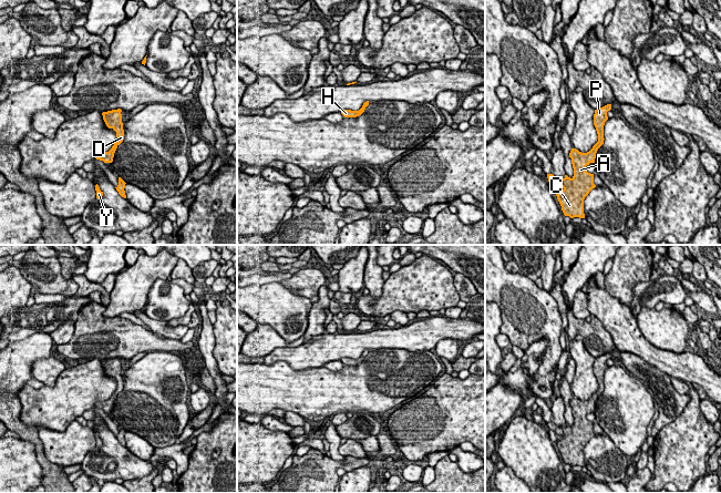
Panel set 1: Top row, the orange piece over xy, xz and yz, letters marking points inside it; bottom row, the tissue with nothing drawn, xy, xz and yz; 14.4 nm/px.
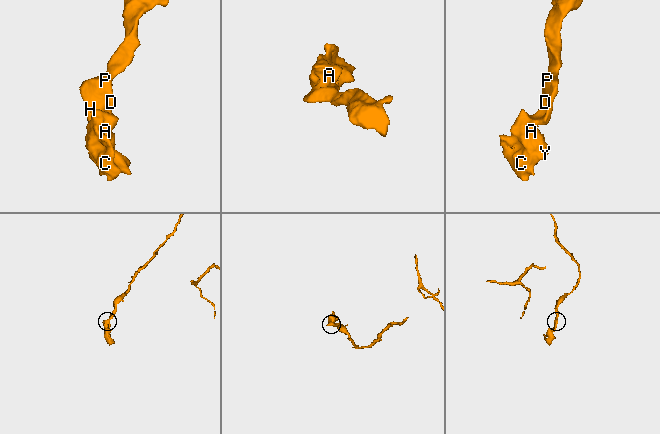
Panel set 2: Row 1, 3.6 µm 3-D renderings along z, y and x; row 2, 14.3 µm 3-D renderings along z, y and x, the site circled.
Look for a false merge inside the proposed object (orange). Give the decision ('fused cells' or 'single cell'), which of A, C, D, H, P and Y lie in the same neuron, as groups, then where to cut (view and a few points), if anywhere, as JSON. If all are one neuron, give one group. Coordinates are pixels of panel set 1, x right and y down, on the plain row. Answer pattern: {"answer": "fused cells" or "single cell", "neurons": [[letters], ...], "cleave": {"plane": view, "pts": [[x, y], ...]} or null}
{"answer": "single cell", "neurons": [["A", "C", "D", "H", "P", "Y"]], "cleave": null}

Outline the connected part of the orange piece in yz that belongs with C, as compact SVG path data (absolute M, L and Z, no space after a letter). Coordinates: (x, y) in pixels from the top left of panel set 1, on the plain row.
M607 352L595 358L594 373L598 382L598 390L587 401L581 401L576 397L571 397L569 405L574 417L574 424L570 427L565 423L564 427L557 427L553 422L547 422L548 430L554 431L564 438L556 442L565 464L570 466L585 466L584 448L589 440L596 435L594 432L594 422L586 419L586 414L595 411L596 401L604 392L604 373L608 368L607 360L611 358L611 352Z

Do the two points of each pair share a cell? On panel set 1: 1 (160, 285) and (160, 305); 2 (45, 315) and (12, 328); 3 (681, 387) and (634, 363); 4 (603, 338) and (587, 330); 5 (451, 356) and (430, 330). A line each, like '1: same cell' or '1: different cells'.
1: same cell
2: same cell
3: different cells
4: same cell
5: different cells

